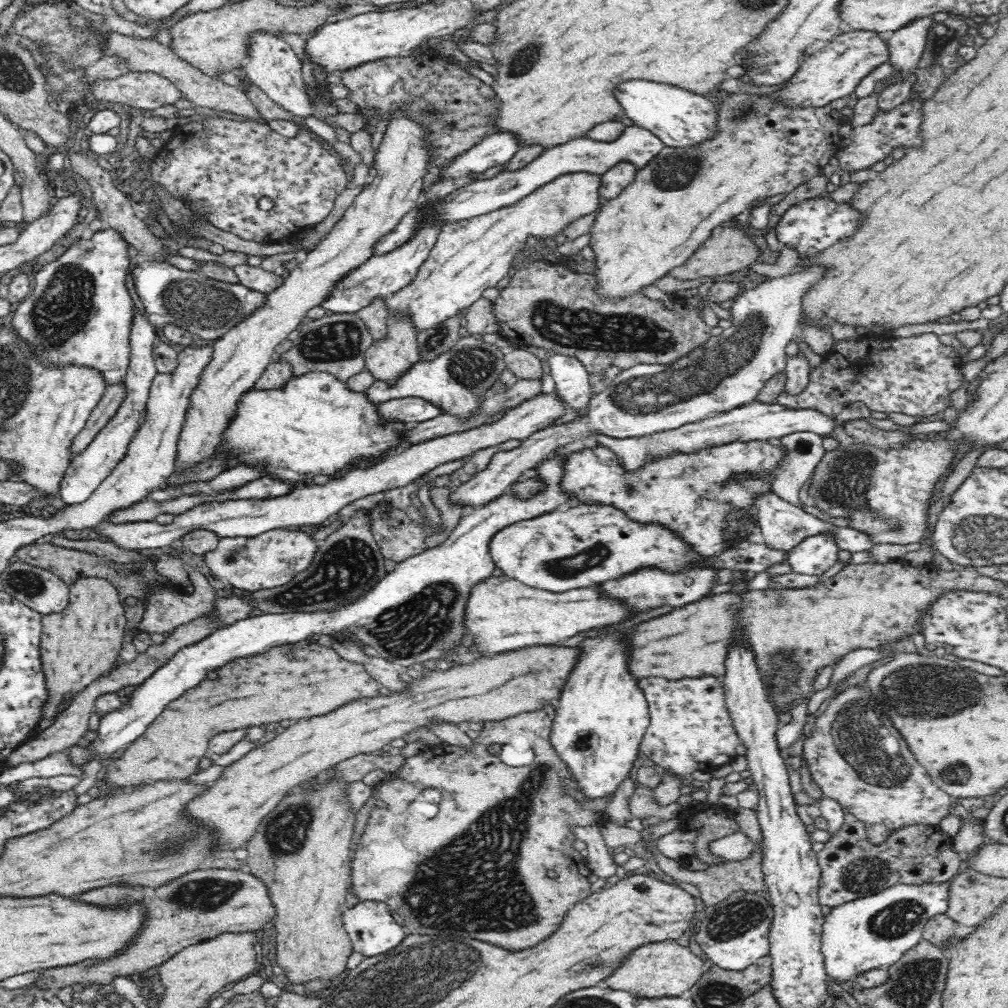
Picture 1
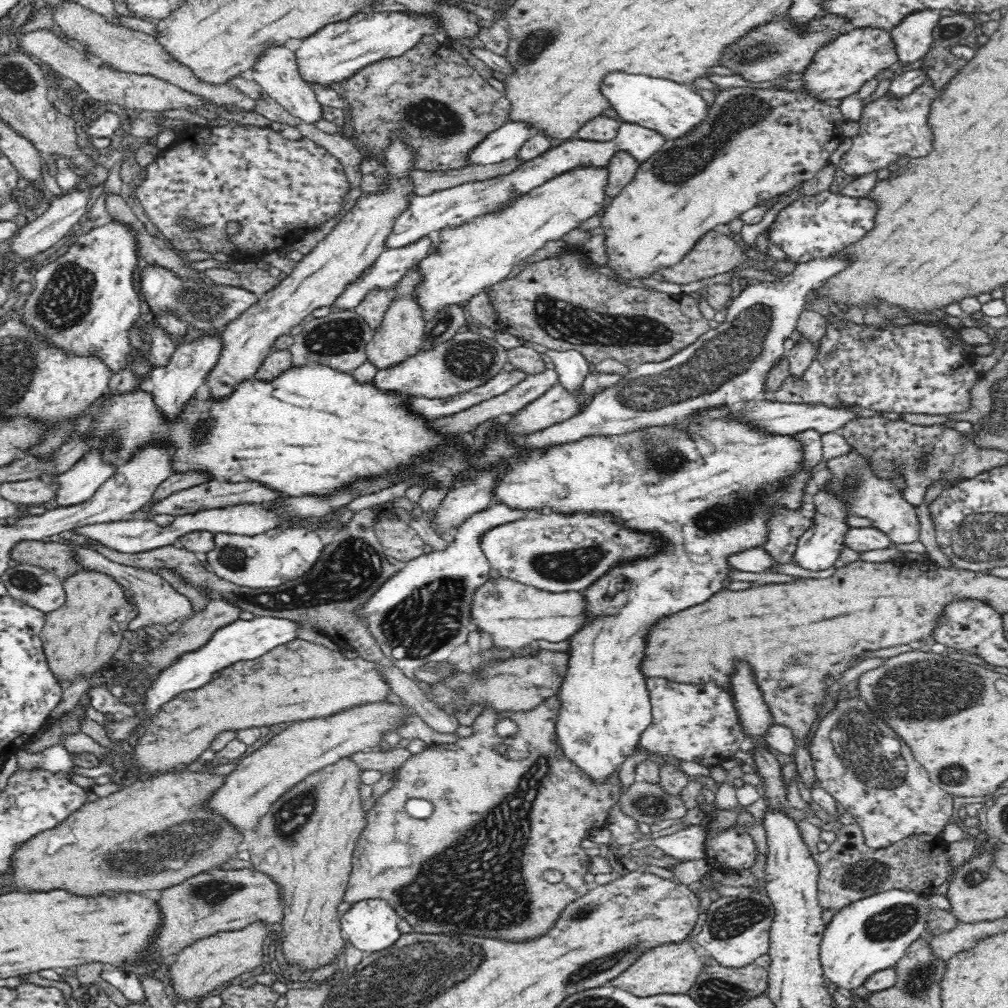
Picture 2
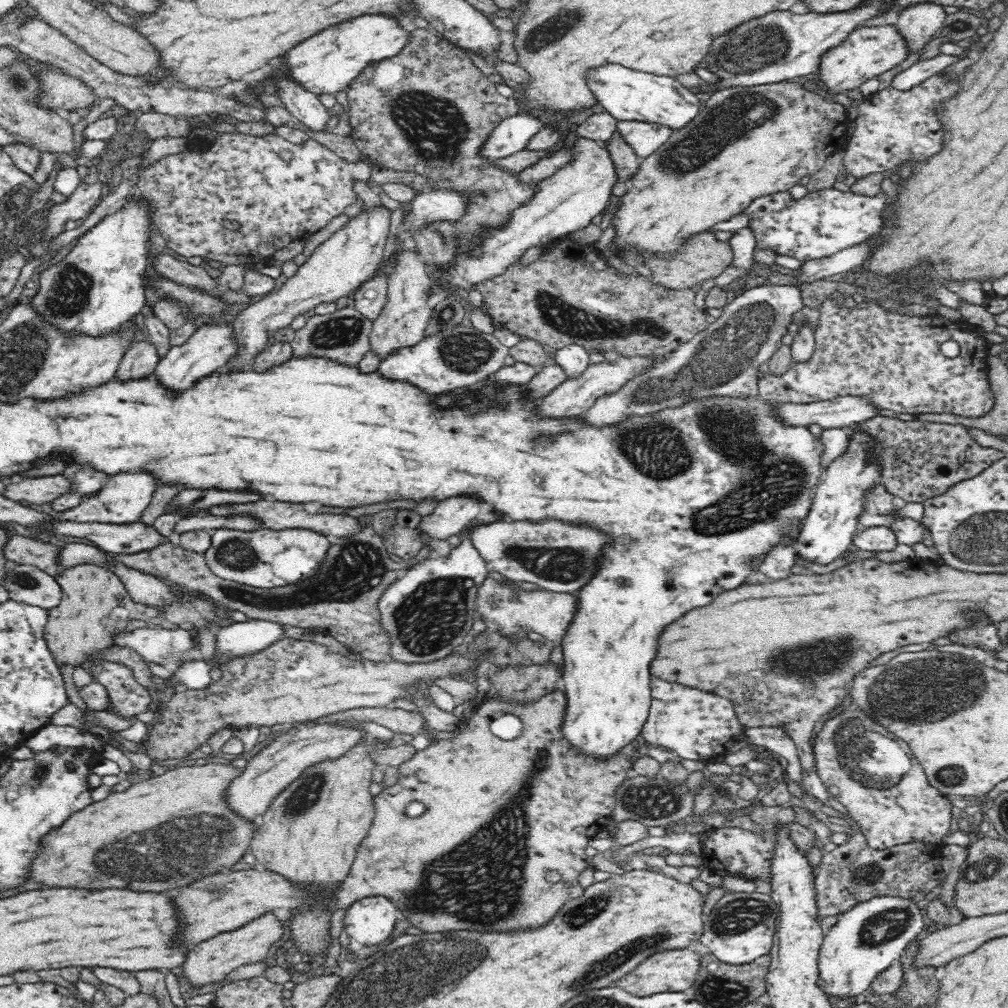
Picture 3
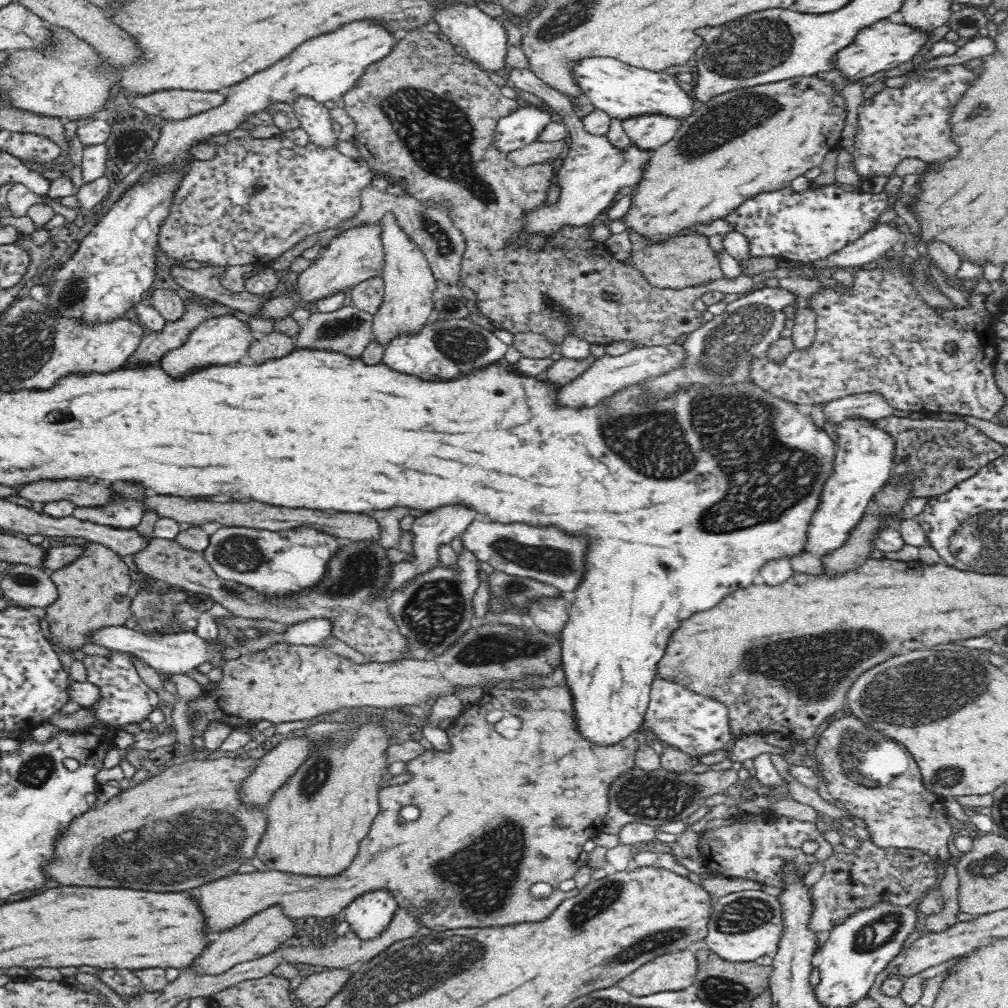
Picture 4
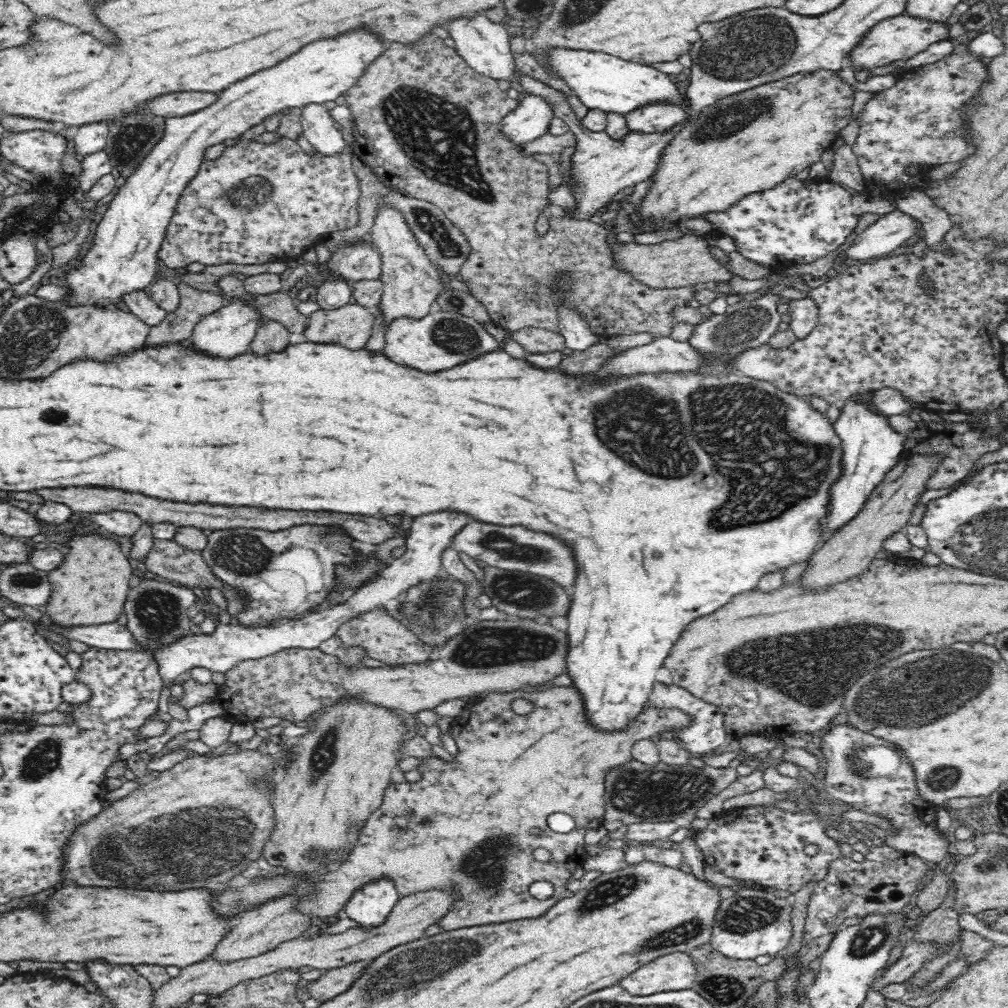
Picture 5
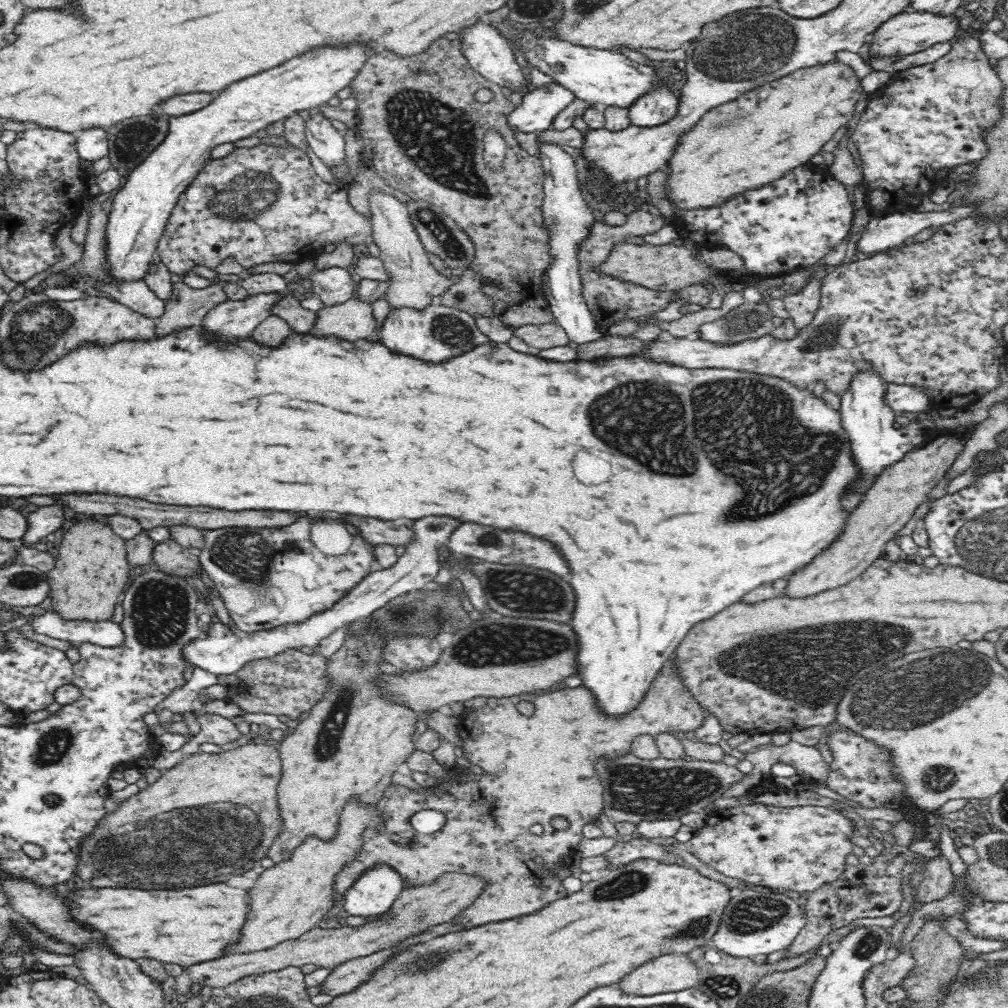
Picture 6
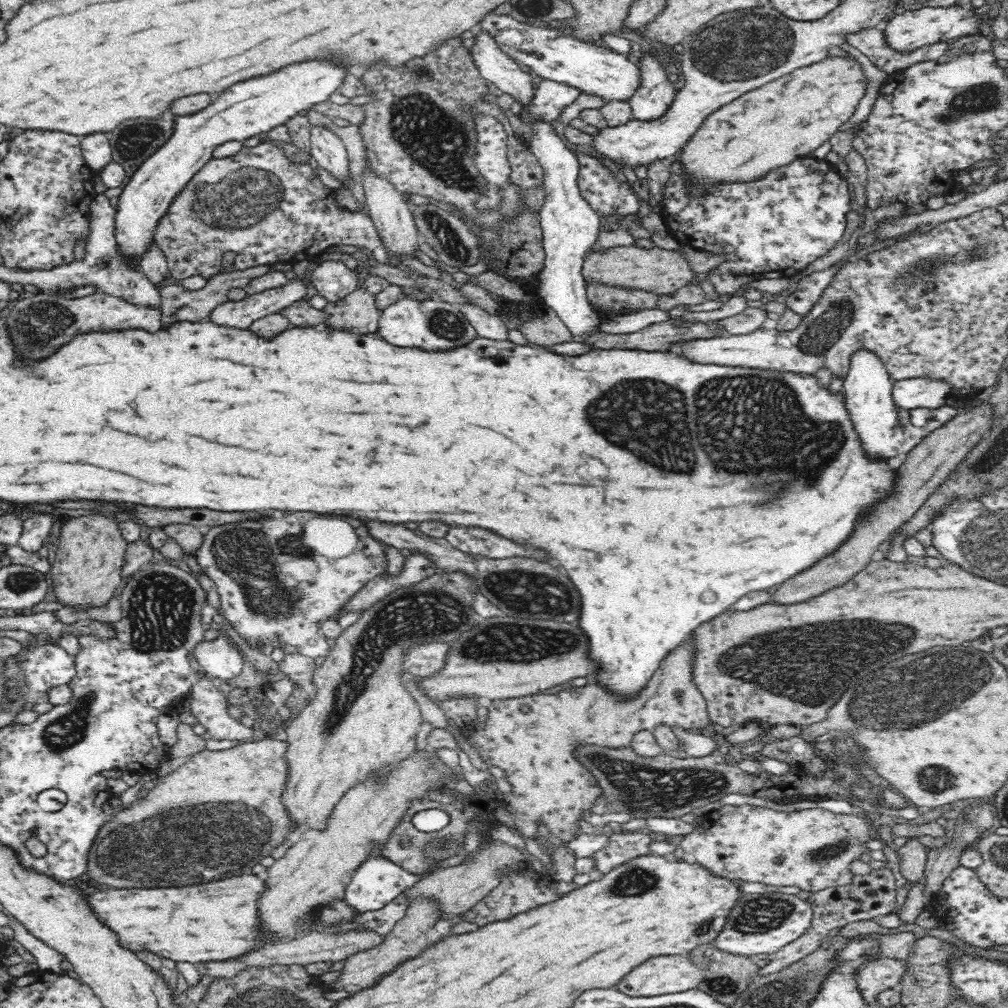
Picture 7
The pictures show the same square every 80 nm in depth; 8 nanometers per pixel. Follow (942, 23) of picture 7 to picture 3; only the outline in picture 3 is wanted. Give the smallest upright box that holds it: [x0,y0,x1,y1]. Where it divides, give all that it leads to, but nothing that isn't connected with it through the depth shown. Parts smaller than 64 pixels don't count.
[814,23,911,94]

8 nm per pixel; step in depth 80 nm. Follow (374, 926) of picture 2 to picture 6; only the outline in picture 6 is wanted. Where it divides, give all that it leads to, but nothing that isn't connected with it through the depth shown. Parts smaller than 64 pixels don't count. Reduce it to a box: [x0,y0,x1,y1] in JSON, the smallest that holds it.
[343,861,408,916]

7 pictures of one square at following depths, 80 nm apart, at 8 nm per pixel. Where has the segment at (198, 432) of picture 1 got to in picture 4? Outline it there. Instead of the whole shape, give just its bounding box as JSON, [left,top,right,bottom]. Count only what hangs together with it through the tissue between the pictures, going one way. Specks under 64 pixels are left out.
[258,224,384,320]

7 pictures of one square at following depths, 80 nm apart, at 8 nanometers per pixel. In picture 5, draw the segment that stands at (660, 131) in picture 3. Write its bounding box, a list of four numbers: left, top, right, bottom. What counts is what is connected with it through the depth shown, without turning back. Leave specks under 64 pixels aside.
[625,101,685,132]

